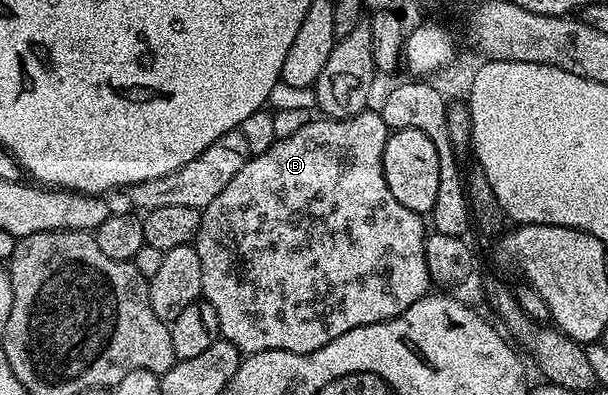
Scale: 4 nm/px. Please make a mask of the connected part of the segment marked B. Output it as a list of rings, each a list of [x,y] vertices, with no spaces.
[[[365,110],[354,118],[345,120],[313,118],[289,137],[276,139],[265,153],[249,158],[246,166],[242,166],[242,170],[238,170],[238,174],[234,174],[234,179],[226,185],[226,190],[222,190],[222,194],[218,194],[214,202],[202,209],[200,229],[194,241],[198,262],[202,262],[200,290],[203,299],[208,300],[210,306],[214,306],[214,314],[218,314],[221,337],[229,340],[240,353],[251,354],[266,350],[286,350],[298,354],[317,352],[319,348],[334,342],[334,338],[350,330],[383,320],[393,320],[410,306],[414,306],[414,302],[429,295],[430,281],[424,249],[425,217],[414,210],[406,210],[406,206],[402,206],[402,202],[398,202],[398,198],[390,194],[390,186],[386,186],[384,151],[389,135],[390,130],[379,112]]]

